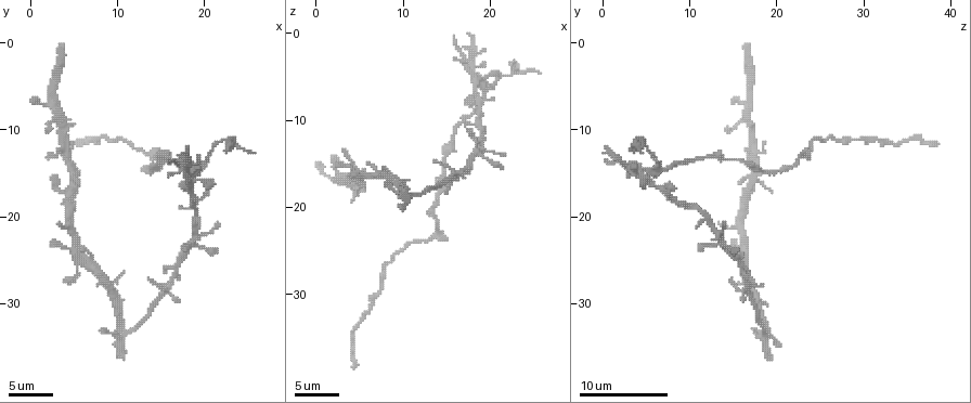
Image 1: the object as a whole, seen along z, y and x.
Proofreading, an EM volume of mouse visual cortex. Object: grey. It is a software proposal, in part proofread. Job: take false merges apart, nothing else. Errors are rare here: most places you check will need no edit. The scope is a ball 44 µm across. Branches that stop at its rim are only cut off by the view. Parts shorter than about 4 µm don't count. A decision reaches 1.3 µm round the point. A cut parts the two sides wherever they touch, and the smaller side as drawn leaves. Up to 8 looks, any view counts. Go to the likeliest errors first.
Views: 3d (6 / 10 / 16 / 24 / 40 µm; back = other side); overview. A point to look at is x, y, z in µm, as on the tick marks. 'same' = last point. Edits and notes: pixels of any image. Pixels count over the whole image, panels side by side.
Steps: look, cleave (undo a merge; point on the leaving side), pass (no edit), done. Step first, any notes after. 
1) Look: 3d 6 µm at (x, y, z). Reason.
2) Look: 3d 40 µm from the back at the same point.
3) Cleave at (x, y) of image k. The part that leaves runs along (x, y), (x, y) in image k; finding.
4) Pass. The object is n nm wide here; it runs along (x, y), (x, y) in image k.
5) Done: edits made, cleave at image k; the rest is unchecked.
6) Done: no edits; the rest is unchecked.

Look: 3d 16 µm at (18.4, 14.8, 4.8).

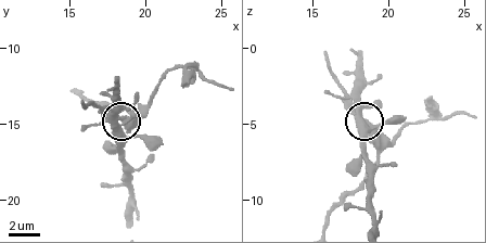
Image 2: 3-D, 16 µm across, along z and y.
Look: 3d 16 µm from the back at the same point. From behind.

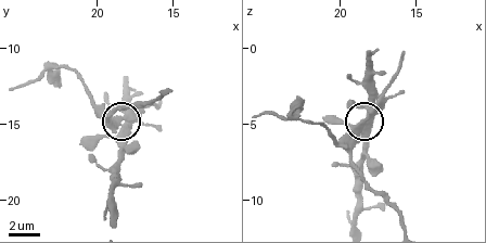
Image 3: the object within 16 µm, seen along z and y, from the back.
Pass. All the same neuron.

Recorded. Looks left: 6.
Look: 3d 10 µm at (19.0, 21.4, 13.0).

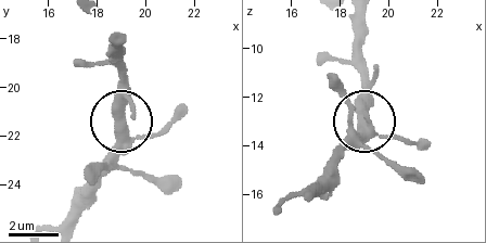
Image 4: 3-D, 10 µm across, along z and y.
Pass. The side arm is 54 µm long; one neuron here.

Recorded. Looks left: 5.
Look: 3d 10 µm at (22.0, 11.2, 5.0). Sudden change in width.

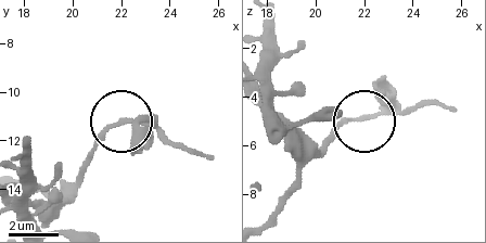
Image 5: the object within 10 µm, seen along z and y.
Look: 3d 10 µm from the back at (21.9, 11.2, 4.9). From behind.

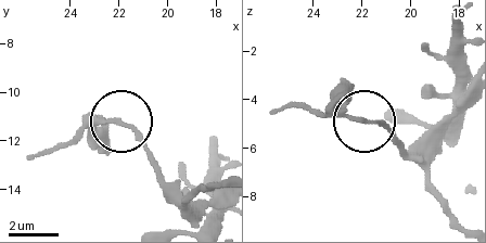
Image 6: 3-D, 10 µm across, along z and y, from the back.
Pass. It runs along (197, 219), (118, 122), (80, 128), (58, 144) in image 6; continuous, no second neuron.

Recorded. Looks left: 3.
Look: 3d 10 µm at (15.8, 13.2, 11.8). Thick turns thin.

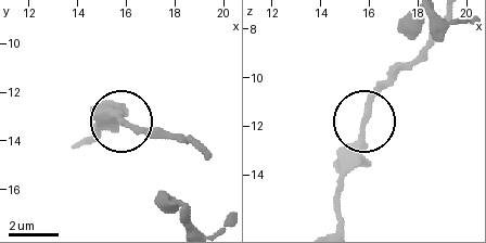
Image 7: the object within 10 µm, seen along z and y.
Pass. The object is 230 nm wide here; all the same neuron.

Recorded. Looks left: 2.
Done: no edits; the rest is unchecked.

